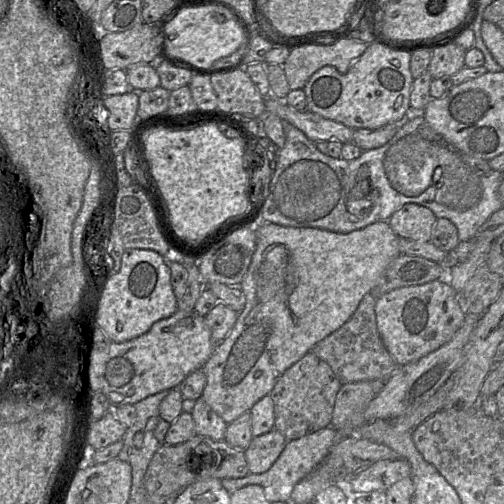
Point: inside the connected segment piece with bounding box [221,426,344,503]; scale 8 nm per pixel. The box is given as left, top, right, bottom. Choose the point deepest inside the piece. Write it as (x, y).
(301, 456)

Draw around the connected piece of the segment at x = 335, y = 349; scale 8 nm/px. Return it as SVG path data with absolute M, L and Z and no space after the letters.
M367 293L352 317L311 350L329 364L342 384L365 380L386 381L400 367L386 349L378 332L375 314L377 298L373 293Z

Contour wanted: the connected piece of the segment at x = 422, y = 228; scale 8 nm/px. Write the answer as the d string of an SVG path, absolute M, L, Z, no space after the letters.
M408 203L394 212L388 223L399 238L431 242L436 221L437 217L429 208L415 203Z

